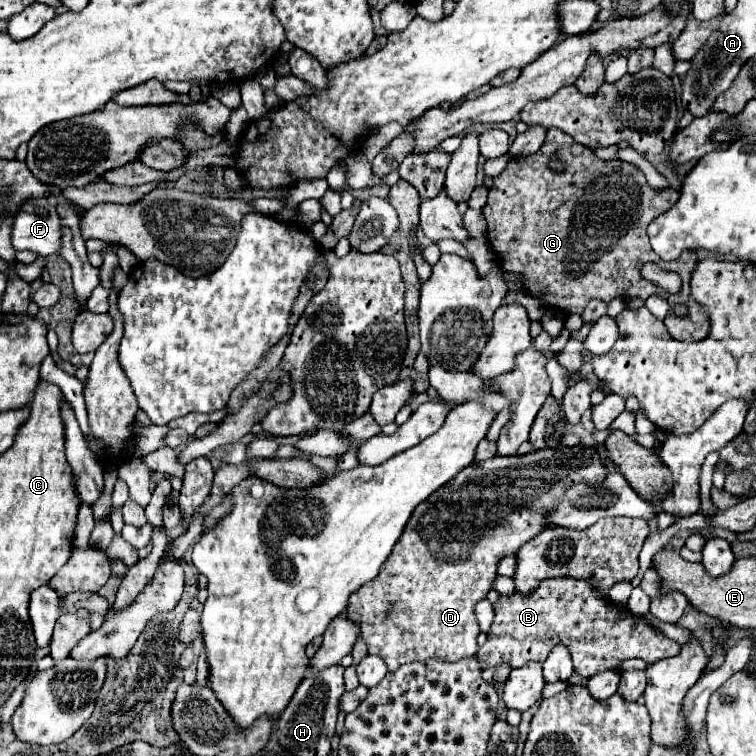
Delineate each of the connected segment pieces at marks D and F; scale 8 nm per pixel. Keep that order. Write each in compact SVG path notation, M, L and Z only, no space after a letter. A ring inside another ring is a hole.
M577 445L559 449L541 449L527 455L513 457L493 457L479 461L463 469L455 479L451 479L439 493L433 493L415 513L403 529L403 535L395 543L387 561L381 565L379 575L365 583L357 593L349 597L347 615L361 625L361 639L367 641L369 653L379 655L389 671L395 671L403 663L441 659L459 661L477 653L479 625L473 613L473 605L487 597L491 585L497 577L497 565L505 555L515 553L519 545L525 545L531 537L543 529L543 509L561 497L565 489L577 481L601 481L607 467L603 465L603 451ZM385 609L389 615L385 619Z
M49 199L27 201L15 215L13 229L15 251L33 251L35 255L55 255L61 249L61 219Z

